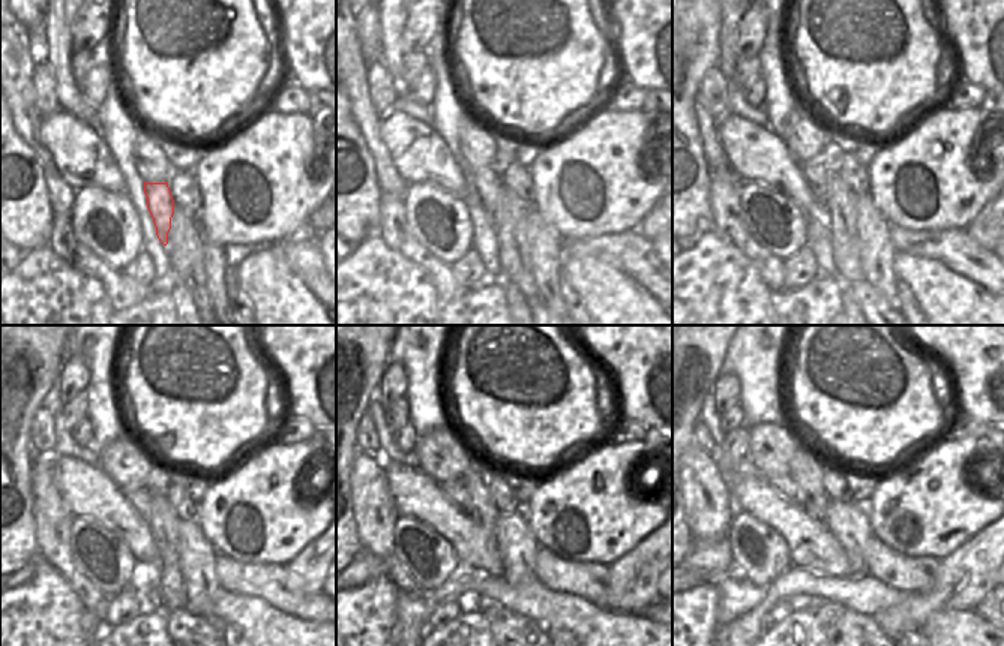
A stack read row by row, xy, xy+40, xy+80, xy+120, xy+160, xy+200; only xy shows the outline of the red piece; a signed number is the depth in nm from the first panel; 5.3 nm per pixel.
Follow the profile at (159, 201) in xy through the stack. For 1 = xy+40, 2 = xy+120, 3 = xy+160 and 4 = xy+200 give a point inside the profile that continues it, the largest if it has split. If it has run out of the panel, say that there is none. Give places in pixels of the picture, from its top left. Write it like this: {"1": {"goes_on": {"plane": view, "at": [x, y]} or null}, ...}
{"1": {"goes_on": {"plane": "xy+40", "at": [488, 183]}}, "2": {"goes_on": {"plane": "xy+120", "at": [140, 499]}}, "3": {"goes_on": {"plane": "xy+160", "at": [453, 489]}}, "4": {"goes_on": {"plane": "xy+200", "at": [784, 486]}}}

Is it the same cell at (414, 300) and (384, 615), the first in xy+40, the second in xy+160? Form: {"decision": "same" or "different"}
{"decision": "same"}

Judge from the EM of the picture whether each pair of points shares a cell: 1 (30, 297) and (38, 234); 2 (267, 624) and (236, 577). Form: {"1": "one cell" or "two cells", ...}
{"1": "two cells", "2": "two cells"}

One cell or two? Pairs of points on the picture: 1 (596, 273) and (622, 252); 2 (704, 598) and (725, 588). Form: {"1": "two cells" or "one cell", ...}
{"1": "two cells", "2": "two cells"}

